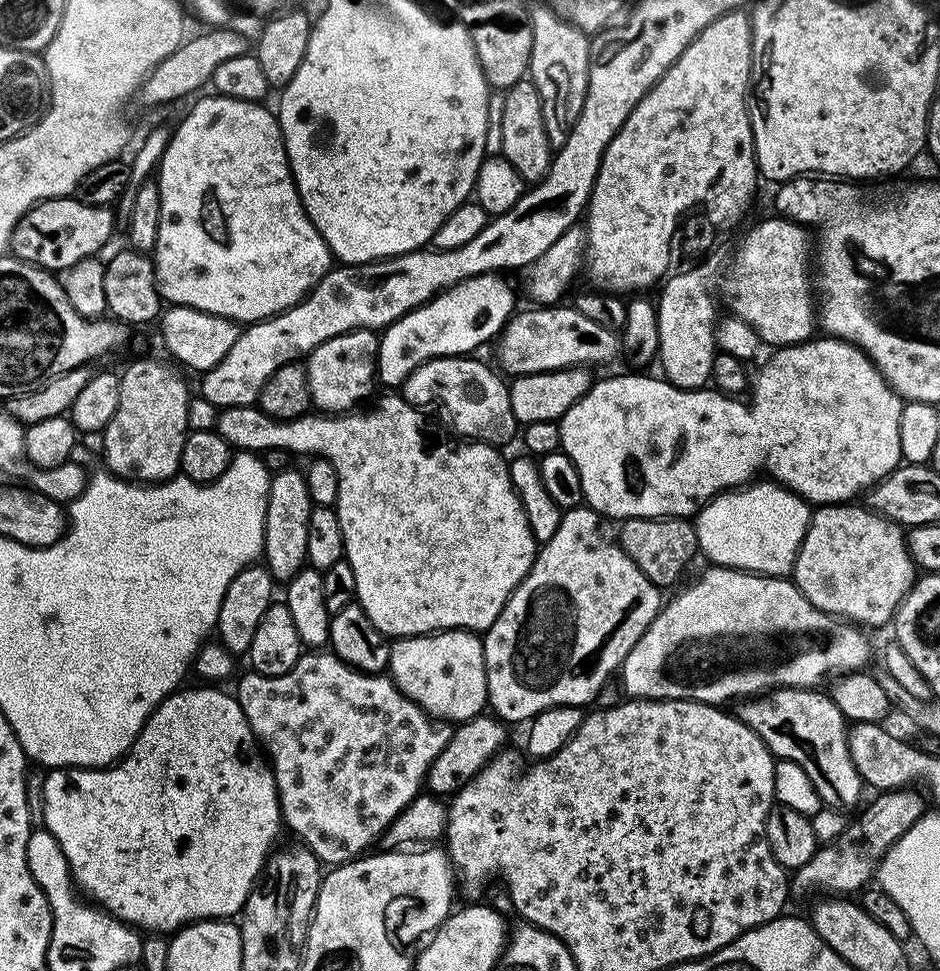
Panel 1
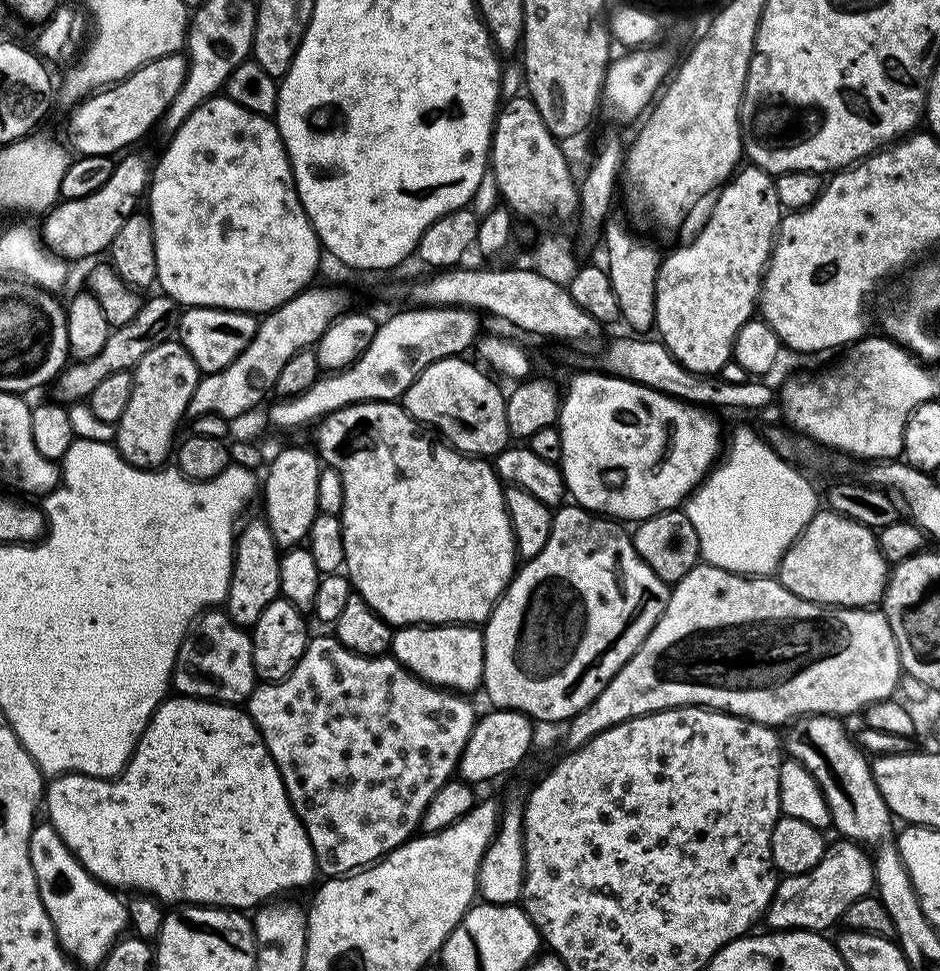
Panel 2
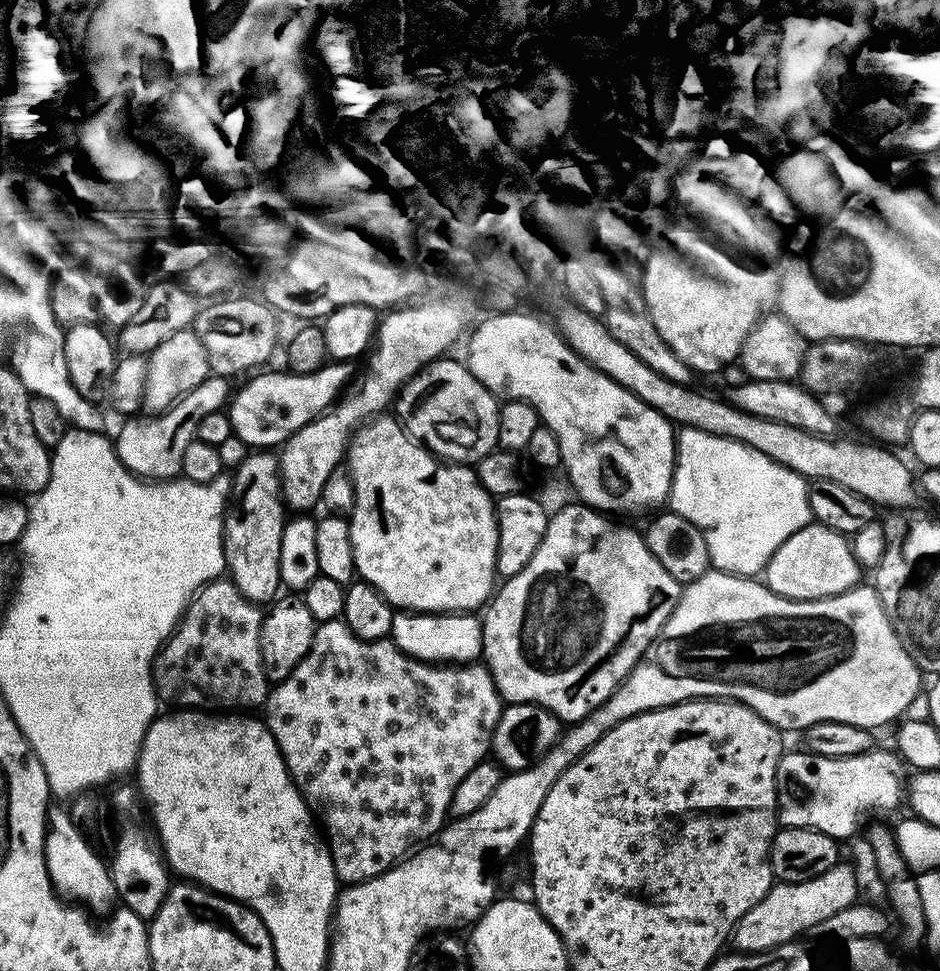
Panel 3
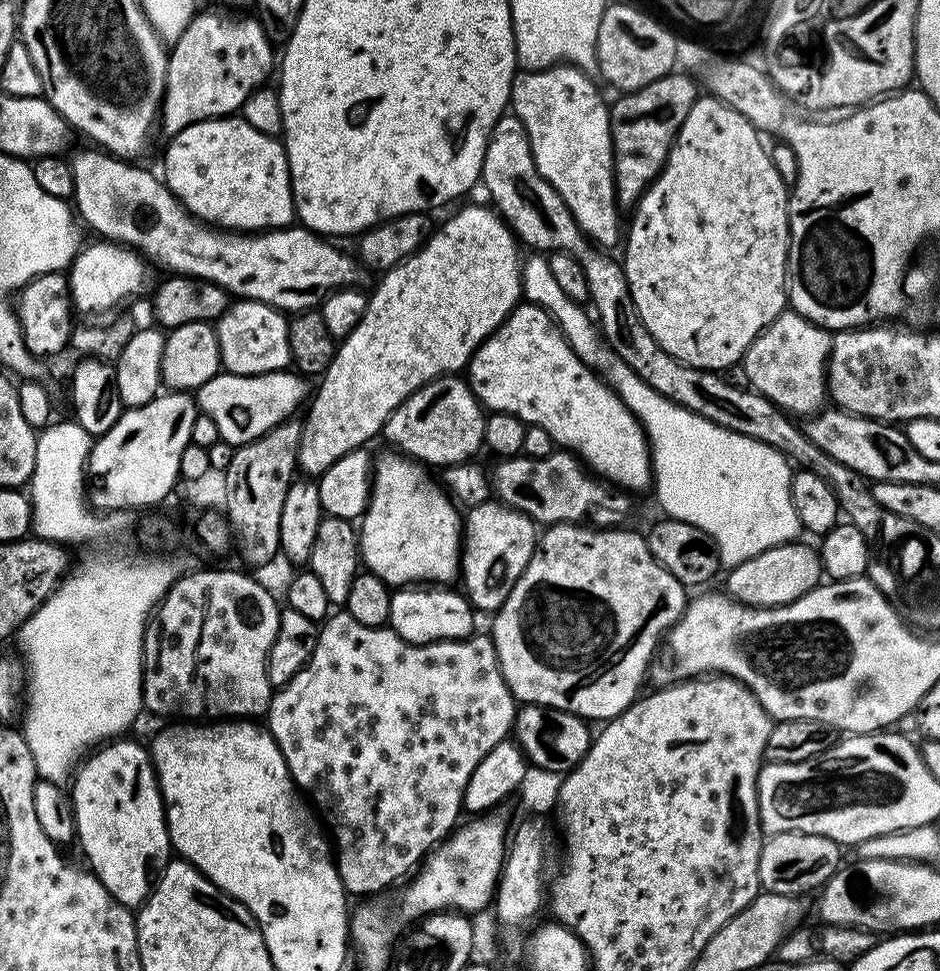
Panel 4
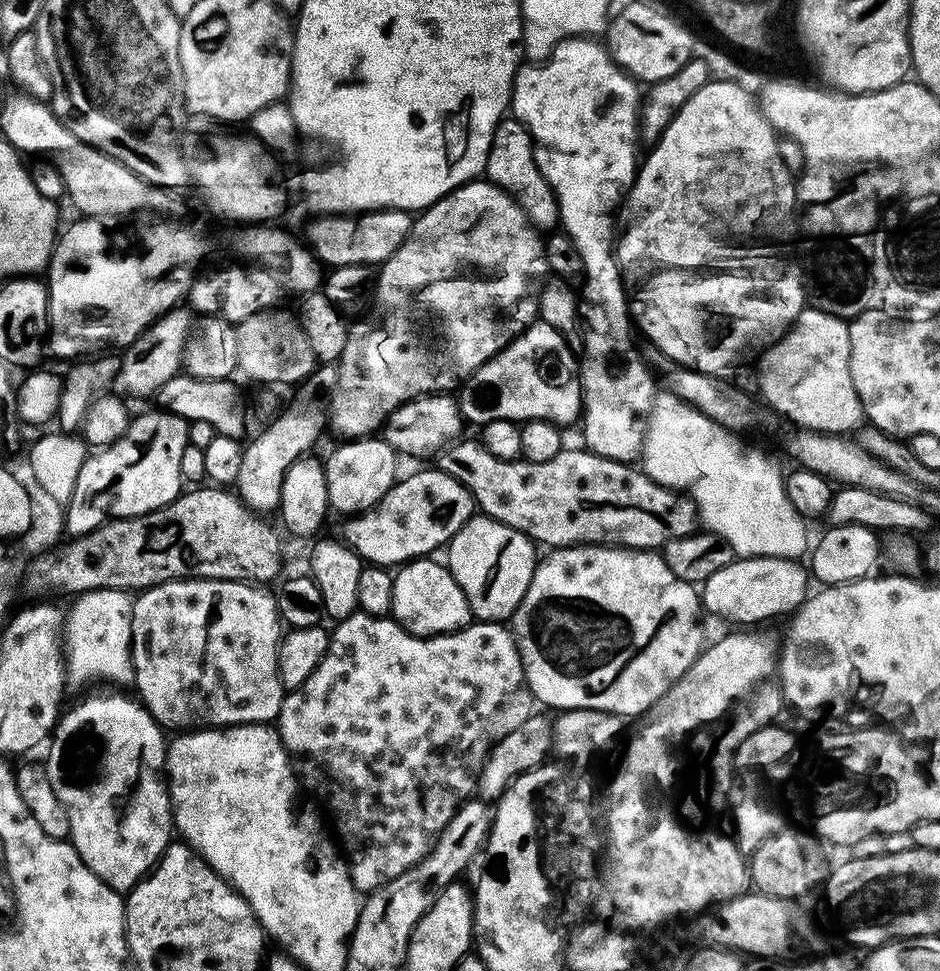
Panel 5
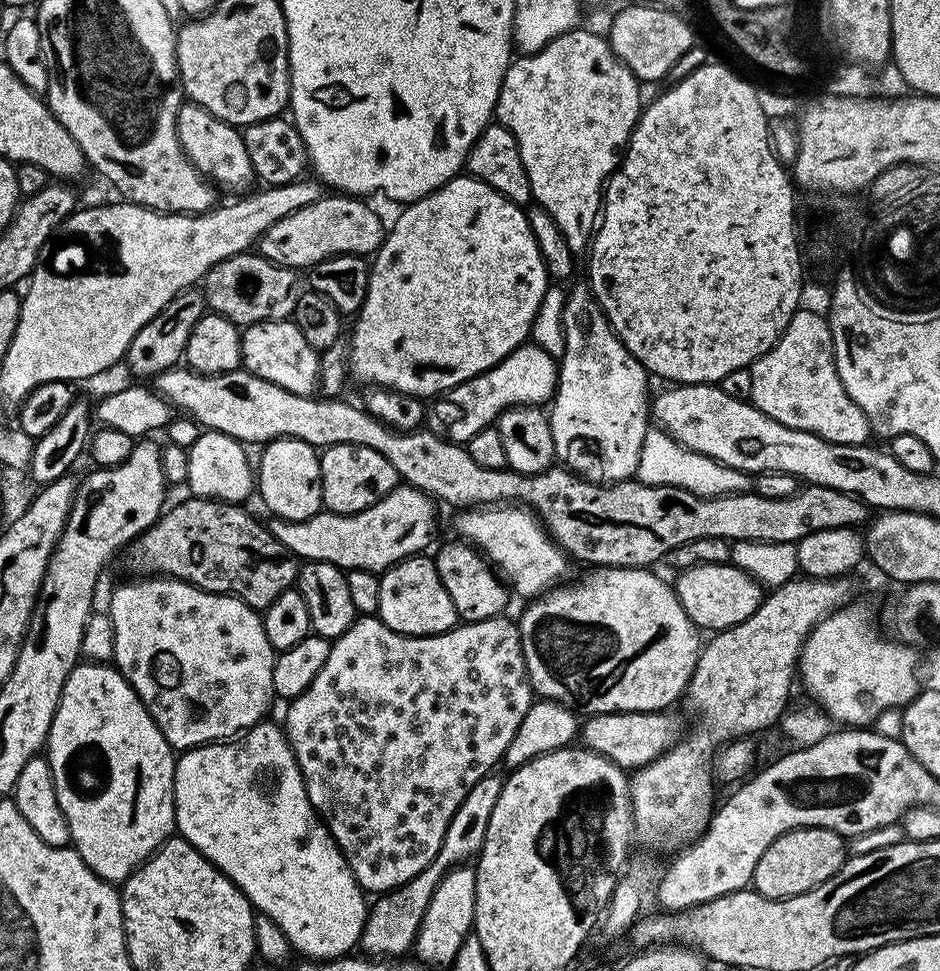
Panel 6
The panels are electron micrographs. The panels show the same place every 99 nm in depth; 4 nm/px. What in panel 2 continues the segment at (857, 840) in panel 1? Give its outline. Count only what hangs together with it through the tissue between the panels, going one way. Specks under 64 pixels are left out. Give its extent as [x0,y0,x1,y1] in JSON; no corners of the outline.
[762,838,876,933]

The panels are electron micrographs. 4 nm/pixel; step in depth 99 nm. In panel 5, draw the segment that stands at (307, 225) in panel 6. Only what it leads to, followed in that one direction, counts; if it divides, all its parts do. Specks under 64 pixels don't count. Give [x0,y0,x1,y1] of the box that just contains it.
[307,208,413,268]

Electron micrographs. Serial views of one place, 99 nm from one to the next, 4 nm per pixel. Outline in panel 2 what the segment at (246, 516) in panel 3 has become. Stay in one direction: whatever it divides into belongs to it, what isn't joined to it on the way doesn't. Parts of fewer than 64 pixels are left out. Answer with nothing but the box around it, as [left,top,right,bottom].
[226,518,281,630]

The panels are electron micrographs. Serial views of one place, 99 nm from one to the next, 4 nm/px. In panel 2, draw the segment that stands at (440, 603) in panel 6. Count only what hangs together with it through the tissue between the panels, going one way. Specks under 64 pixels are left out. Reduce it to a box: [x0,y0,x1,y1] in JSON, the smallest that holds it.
[390,626,484,694]

